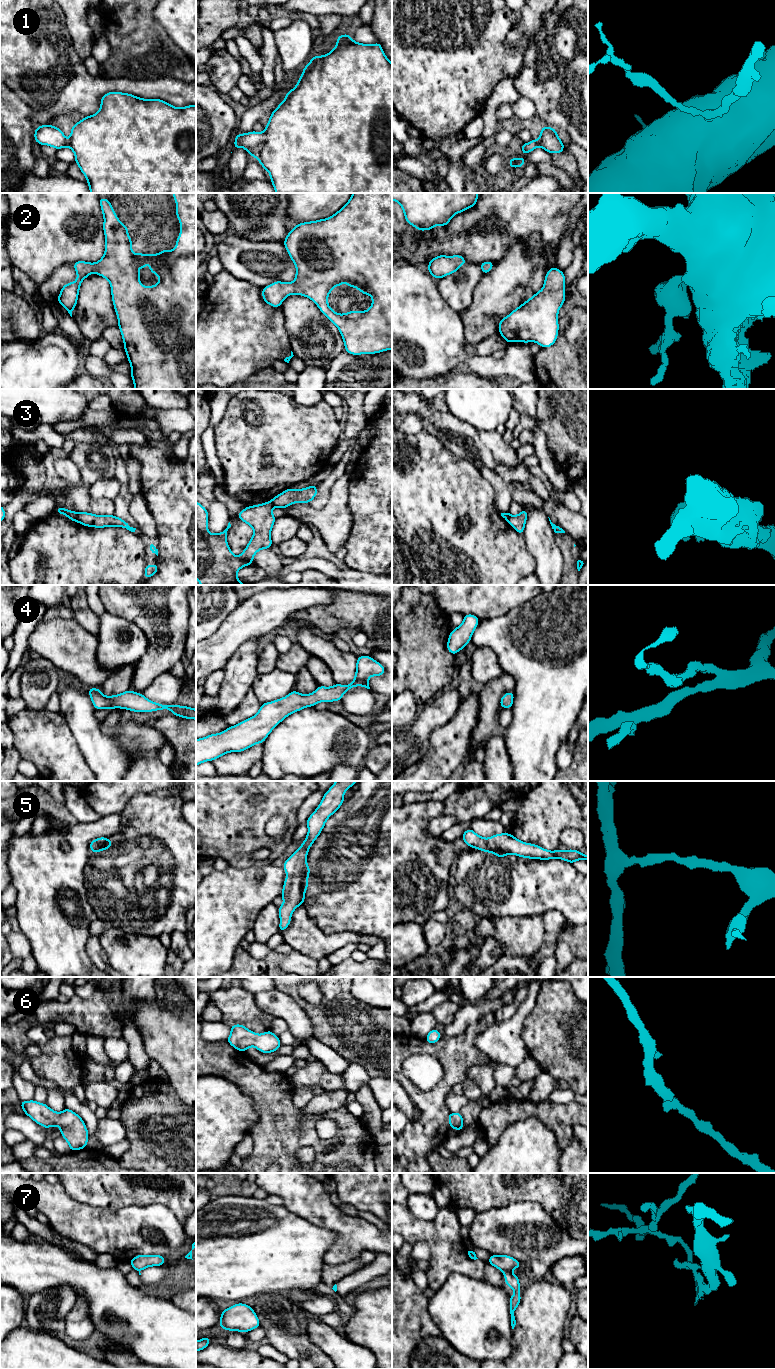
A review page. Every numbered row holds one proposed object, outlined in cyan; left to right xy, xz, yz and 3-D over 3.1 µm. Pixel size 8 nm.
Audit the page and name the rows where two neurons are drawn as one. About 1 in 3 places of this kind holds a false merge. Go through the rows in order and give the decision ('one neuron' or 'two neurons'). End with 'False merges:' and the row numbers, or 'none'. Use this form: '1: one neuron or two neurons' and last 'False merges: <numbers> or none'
1: one neuron
2: one neuron
3: two neurons
4: one neuron
5: one neuron
6: one neuron
7: two neurons
False merges: 3, 7

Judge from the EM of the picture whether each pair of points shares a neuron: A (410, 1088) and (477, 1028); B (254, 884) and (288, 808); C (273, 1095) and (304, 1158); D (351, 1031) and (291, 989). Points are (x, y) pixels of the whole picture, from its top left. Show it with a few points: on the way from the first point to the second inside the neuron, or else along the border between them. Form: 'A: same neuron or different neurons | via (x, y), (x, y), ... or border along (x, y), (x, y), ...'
A: same neuron | via (433, 1096), (454, 1072), (455, 1058), (460, 1051)
B: different neurons | border along (229, 864), (239, 868), (248, 868), (250, 866)
C: different neurons | border along (314, 1147), (302, 1146), (296, 1153), (296, 1161)
D: same neuron | via (336, 1021), (313, 1012), (304, 1004)

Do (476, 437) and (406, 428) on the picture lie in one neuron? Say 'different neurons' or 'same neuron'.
different neurons

